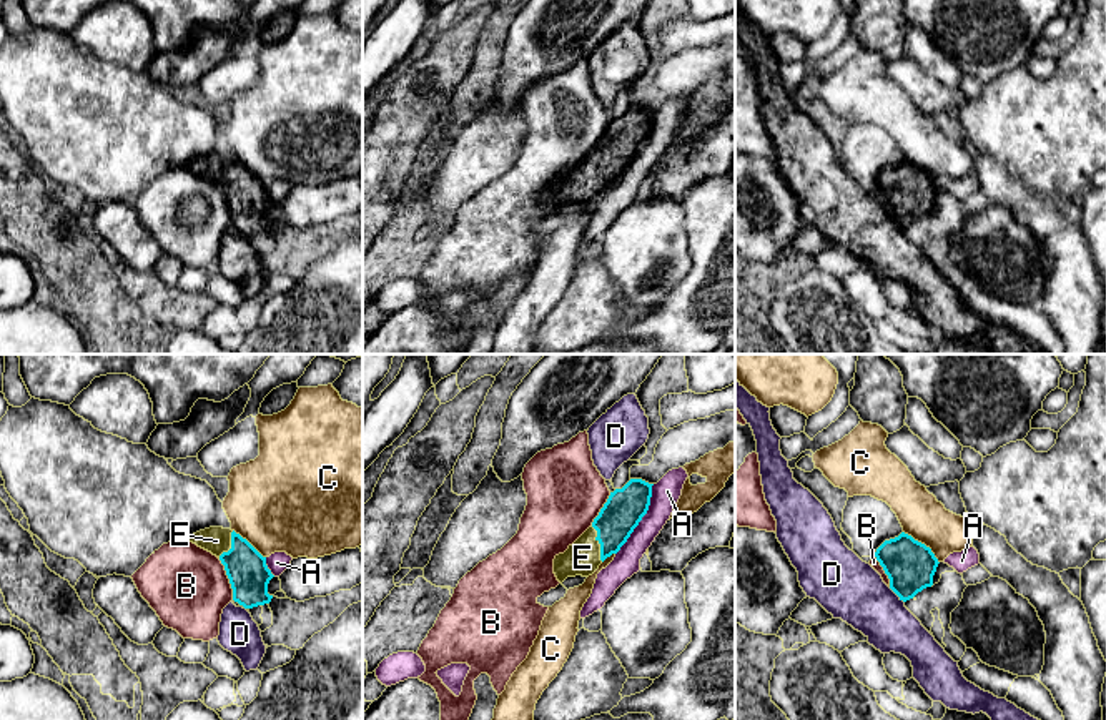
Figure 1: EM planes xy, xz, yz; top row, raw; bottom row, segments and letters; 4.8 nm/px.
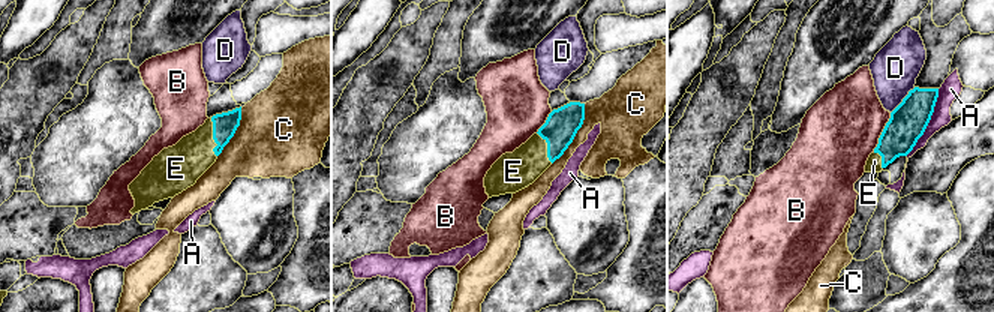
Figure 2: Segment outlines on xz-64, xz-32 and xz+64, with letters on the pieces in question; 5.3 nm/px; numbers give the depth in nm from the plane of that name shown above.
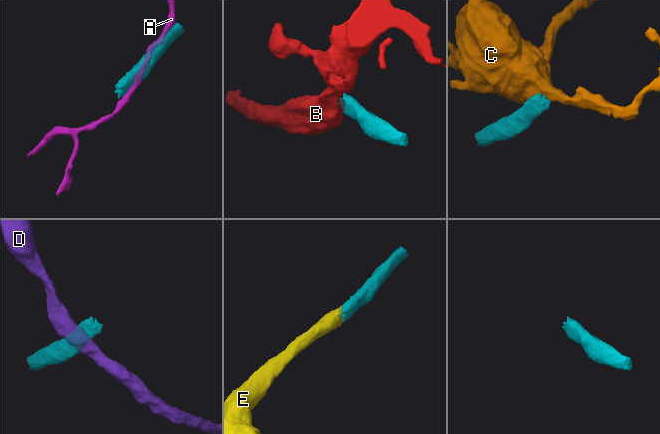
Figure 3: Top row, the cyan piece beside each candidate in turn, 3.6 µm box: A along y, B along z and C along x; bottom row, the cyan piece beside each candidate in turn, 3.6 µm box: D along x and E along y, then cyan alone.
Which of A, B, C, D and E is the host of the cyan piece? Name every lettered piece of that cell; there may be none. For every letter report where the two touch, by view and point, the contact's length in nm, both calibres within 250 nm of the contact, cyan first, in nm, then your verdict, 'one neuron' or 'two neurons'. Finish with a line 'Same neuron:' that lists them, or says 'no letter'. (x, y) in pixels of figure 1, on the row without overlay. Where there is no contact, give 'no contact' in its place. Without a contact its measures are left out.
A: meets cyan in xz at (641, 147); contact 400 nm long; 190 nm thick on the cyan side, 140 nm on the other; two neurons
B: meets cyan in xy at (228, 205); contact 220 nm long; 200 nm thick on the cyan side, 400 nm on the other; two neurons
C: meets cyan in yz at (923, 172); contact 240 nm long; 240 nm thick on the cyan side, 220 nm on the other; two neurons
D: meets cyan in yz at (897, 221); contact 110 nm long; 240 nm thick on the cyan side, 300 nm on the other; two neurons
E: meets cyan in xz at (599, 170); contact 190 nm long; 190 nm thick on the cyan side, 170 nm on the other; one neuron
Same neuron: E

